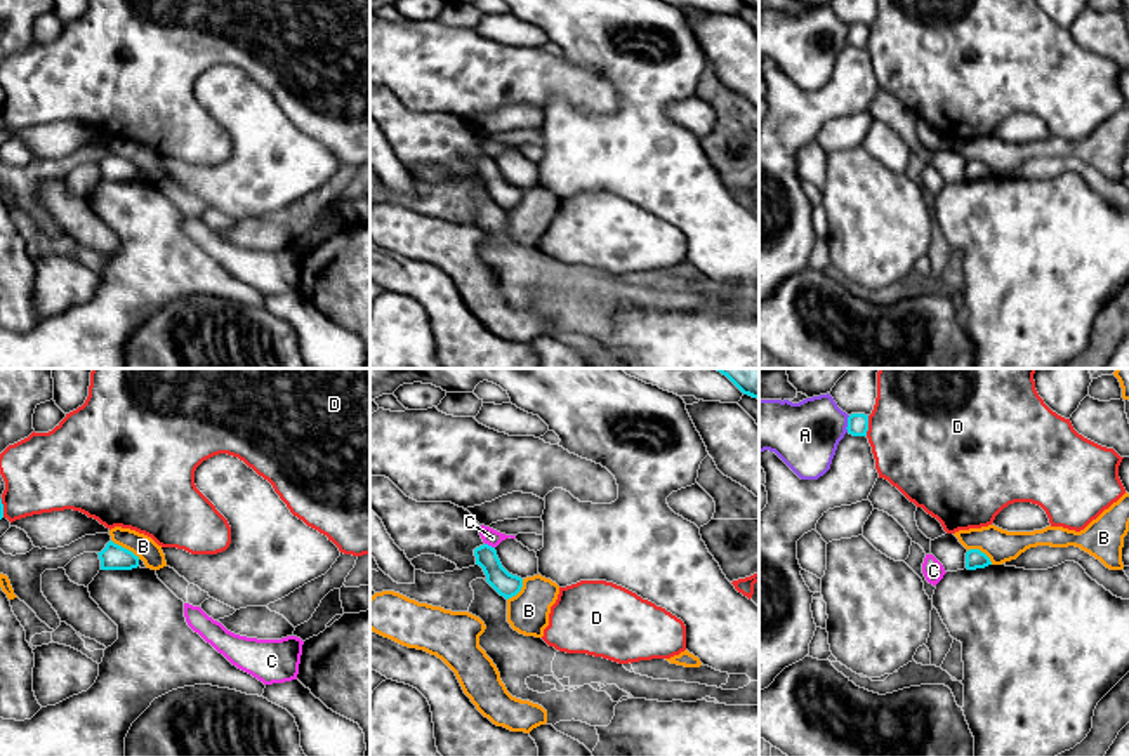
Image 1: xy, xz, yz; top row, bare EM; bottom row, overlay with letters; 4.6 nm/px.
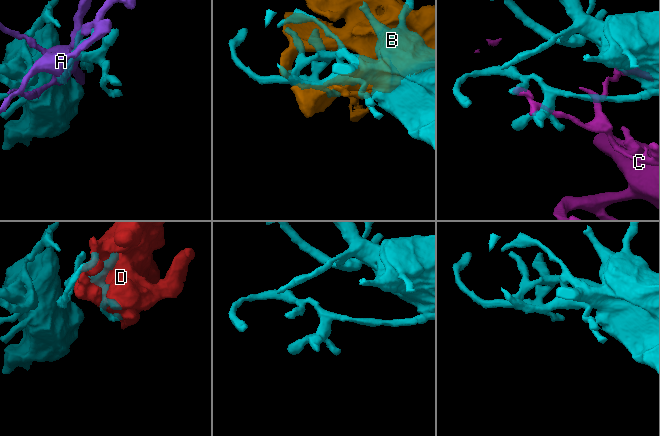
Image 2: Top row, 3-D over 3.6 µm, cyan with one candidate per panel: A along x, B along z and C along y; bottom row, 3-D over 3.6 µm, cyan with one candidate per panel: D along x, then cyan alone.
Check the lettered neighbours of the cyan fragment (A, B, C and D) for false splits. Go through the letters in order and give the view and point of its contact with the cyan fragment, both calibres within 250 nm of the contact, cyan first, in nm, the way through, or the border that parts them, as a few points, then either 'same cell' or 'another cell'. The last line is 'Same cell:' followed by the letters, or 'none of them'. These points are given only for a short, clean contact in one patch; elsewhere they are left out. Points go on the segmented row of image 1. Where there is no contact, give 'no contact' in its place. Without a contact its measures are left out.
A: yz (848, 424) | 100/320 nm | another cell
B: xy (124, 548) | 120/110 nm | along xy (112, 539), (139, 558) | another cell
C: xz (490, 546) | 110/80 nm | another cell
D: yz (867, 426) | 100/480 nm | another cell
Same cell: none of them

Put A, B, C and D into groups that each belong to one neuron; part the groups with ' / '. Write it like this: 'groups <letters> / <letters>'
groups A / B / C / D

